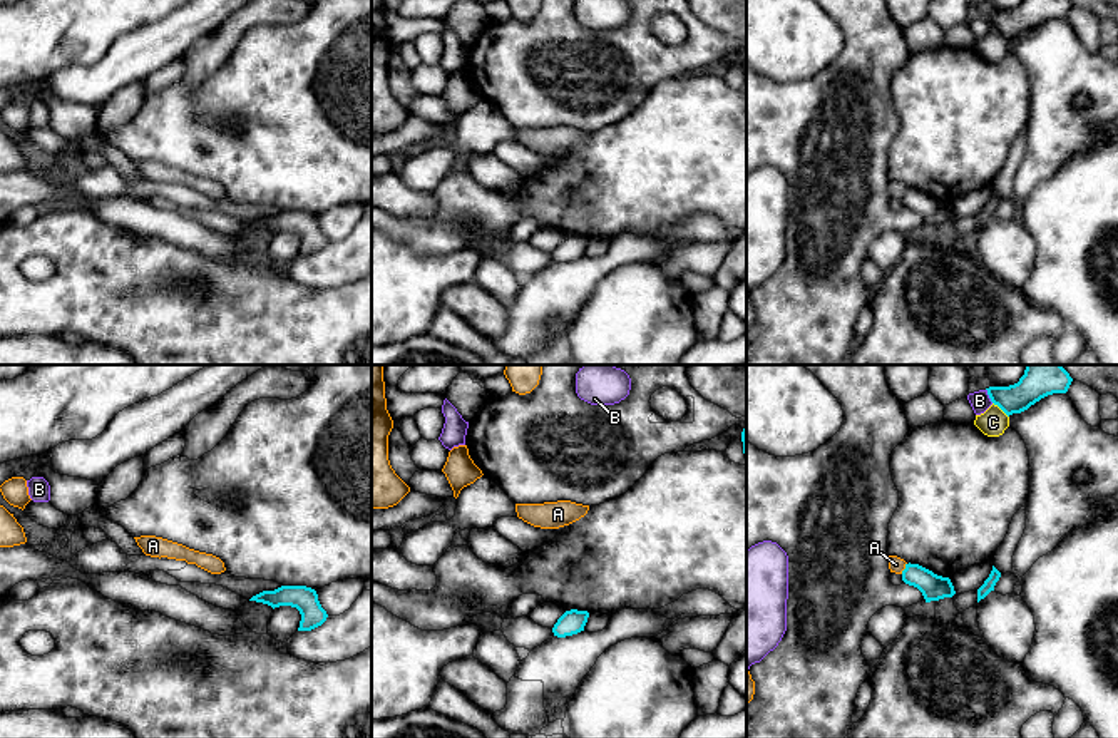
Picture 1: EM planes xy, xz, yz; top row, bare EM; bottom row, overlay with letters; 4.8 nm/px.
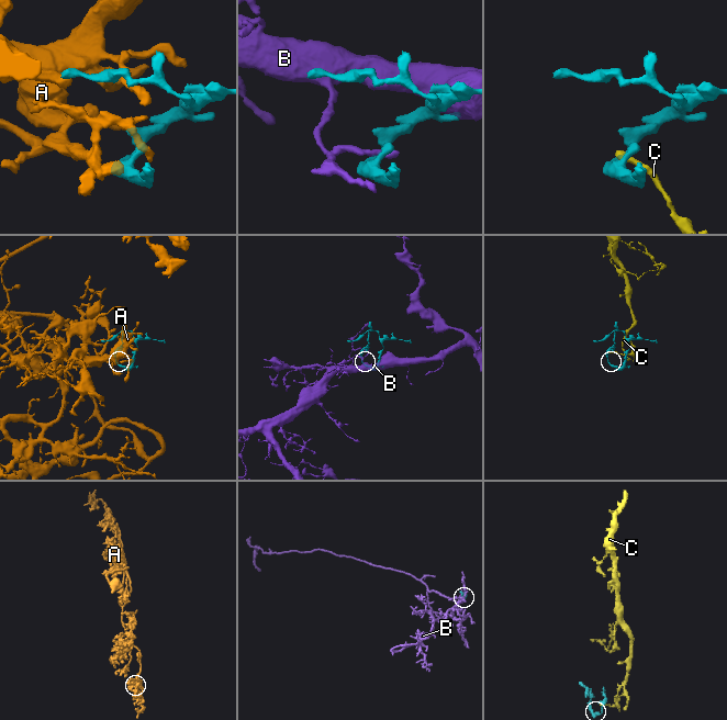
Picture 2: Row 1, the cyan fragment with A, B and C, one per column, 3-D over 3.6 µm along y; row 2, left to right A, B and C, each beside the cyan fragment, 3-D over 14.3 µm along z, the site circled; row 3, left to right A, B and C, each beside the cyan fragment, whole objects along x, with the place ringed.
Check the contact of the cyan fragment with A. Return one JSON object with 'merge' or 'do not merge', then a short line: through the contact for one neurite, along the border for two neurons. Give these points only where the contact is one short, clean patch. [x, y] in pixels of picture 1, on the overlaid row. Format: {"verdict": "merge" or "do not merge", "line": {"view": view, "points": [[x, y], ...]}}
{"verdict": "do not merge", "line": {"view": "yz", "points": [[906, 563], [901, 573]]}}

